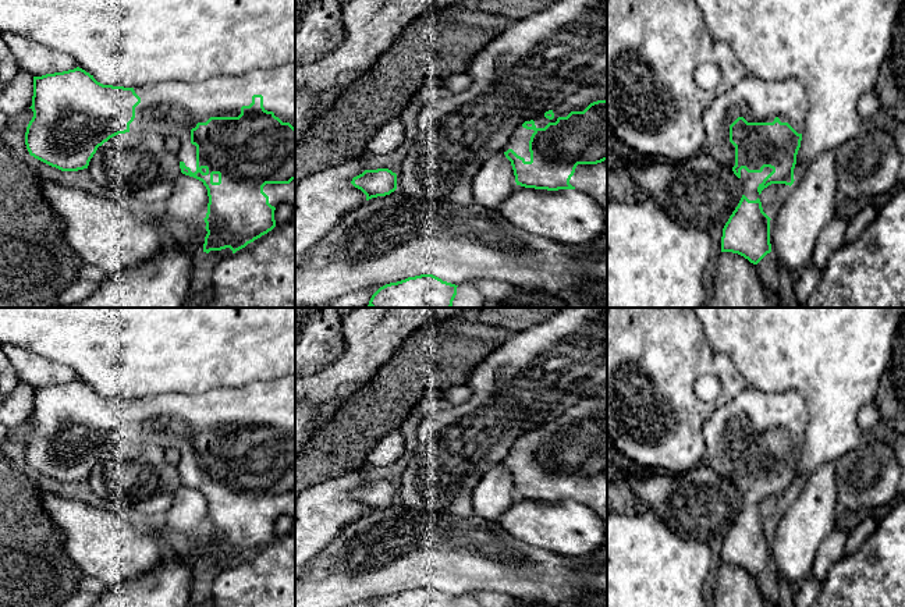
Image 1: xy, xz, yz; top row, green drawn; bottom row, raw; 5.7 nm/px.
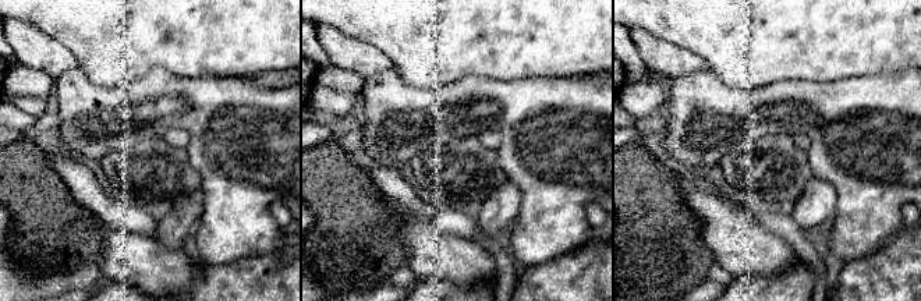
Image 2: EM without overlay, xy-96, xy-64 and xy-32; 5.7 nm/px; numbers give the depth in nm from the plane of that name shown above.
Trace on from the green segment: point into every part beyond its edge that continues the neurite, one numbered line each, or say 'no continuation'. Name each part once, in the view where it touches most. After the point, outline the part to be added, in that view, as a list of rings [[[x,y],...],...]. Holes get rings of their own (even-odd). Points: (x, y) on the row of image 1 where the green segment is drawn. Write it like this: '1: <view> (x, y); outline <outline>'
1: xy (170, 107); outline [[[287,64],[269,70],[252,70],[242,75],[220,75],[202,82],[162,81],[134,88],[141,97],[129,132],[152,131],[173,135],[181,141],[178,161],[196,171],[196,146],[191,143],[191,129],[210,117],[238,117],[242,106],[252,103],[253,95],[263,96],[263,107],[283,123],[295,128],[295,65]]]

